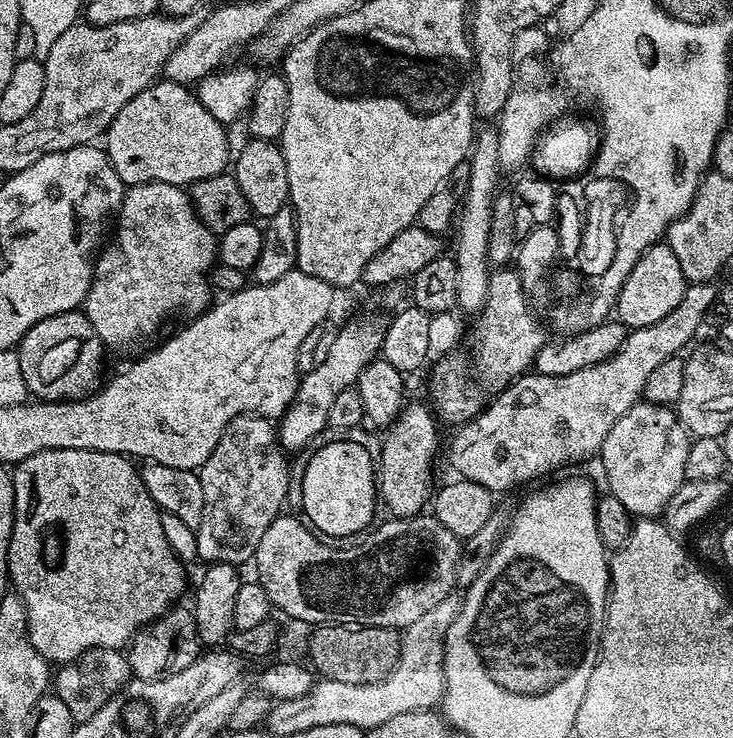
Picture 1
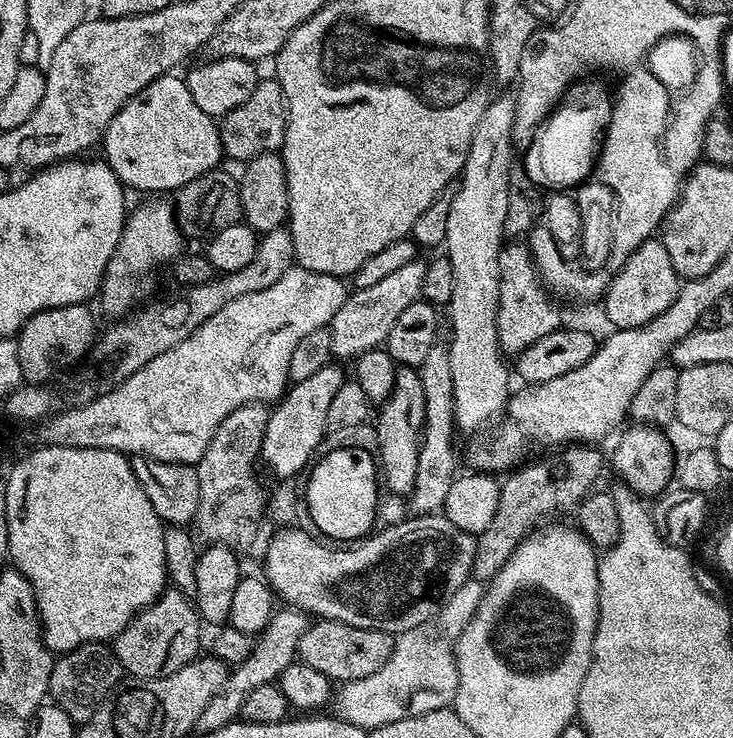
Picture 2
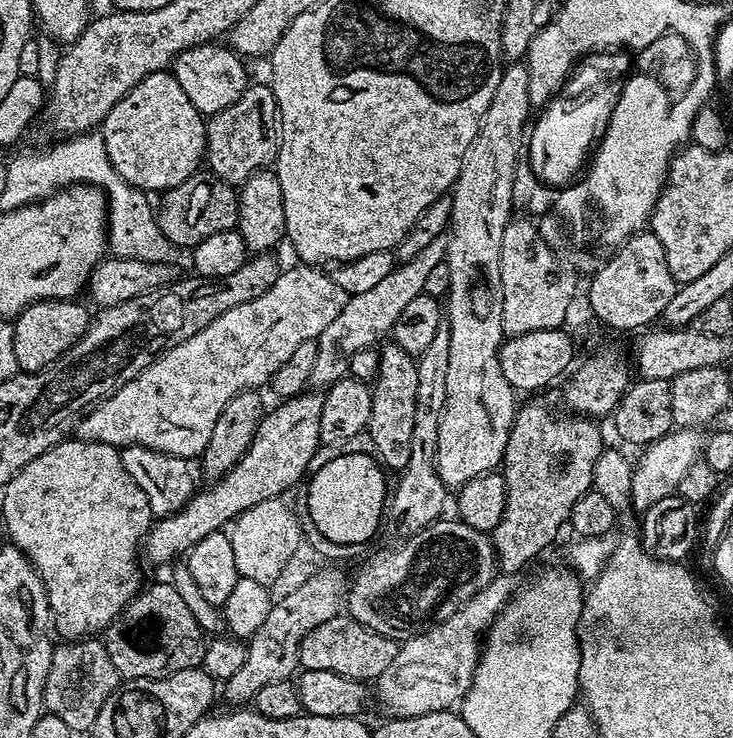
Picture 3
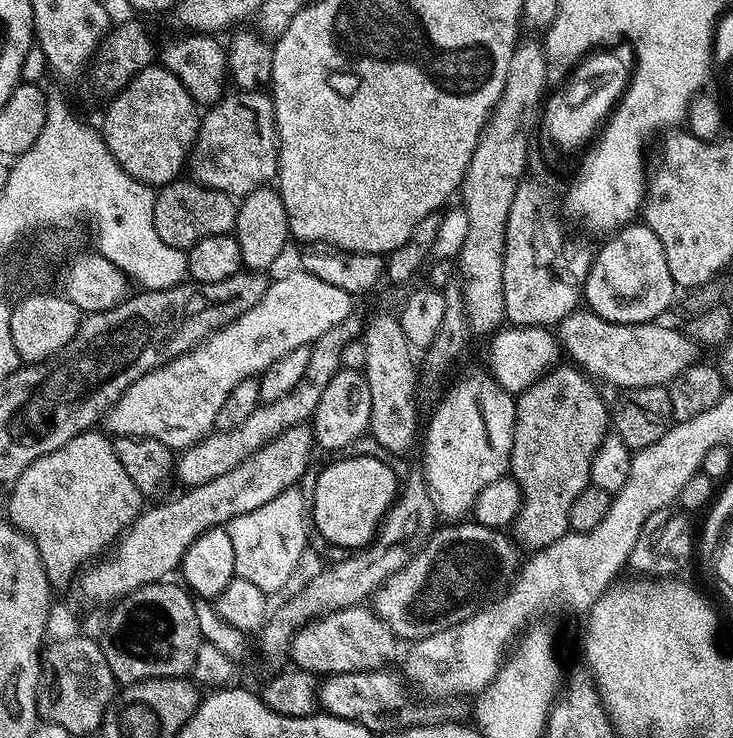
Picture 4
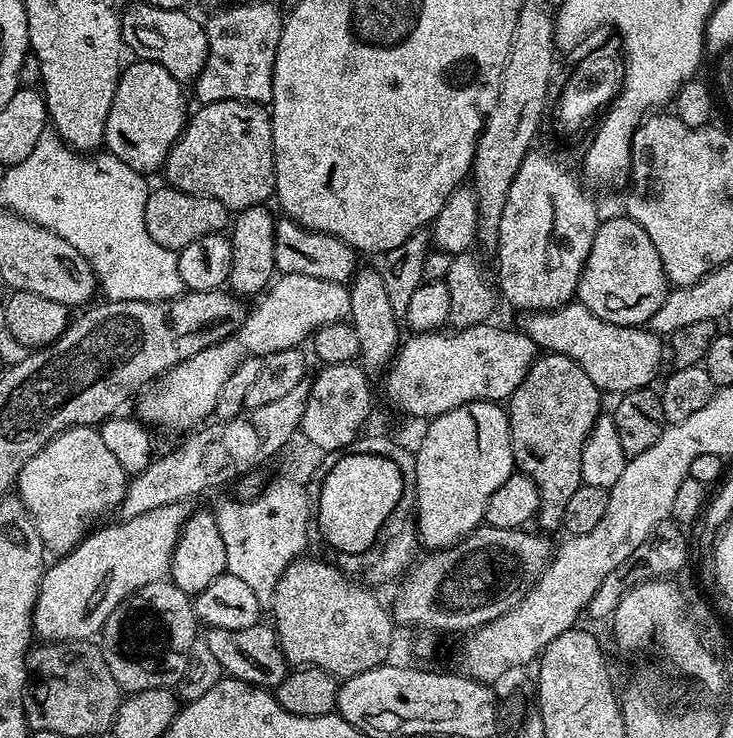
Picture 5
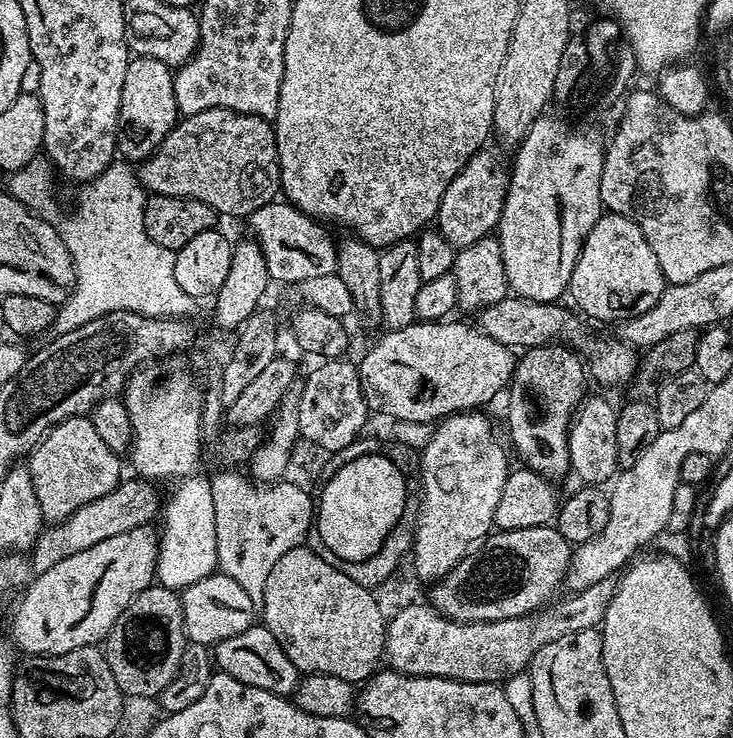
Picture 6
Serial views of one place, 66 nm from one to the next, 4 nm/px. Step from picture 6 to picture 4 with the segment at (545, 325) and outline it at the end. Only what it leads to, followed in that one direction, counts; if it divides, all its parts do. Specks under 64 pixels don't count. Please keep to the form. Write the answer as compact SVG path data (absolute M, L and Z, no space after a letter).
M577 310L560 321L558 339L561 349L566 353L566 356L572 359L569 361L575 367L601 385L613 384L616 390L658 386L659 384L667 386L671 384L672 379L679 372L685 372L691 364L695 364L701 359L701 349L679 327L667 328L664 322L615 324L614 322L606 322L606 318L602 318L590 310Z

